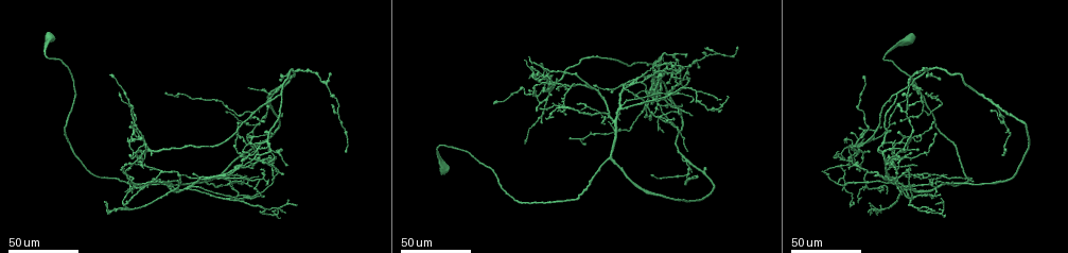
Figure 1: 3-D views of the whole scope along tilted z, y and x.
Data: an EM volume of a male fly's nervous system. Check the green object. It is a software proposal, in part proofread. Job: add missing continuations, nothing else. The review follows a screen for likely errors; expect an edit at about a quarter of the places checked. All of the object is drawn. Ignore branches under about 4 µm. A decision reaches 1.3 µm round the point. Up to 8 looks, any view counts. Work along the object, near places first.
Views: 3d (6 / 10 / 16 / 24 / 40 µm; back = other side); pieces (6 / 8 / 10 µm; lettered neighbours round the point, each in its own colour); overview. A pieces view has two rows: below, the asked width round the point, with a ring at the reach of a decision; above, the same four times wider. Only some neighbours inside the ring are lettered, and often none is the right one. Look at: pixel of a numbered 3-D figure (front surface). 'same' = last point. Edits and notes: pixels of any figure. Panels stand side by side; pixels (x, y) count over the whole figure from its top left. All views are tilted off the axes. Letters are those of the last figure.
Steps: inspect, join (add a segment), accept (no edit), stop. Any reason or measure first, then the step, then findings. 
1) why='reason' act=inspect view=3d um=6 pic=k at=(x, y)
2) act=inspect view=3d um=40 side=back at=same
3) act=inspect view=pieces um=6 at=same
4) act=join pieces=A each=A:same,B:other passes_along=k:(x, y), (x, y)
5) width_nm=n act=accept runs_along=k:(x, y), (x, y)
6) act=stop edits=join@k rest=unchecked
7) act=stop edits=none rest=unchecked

act=inspect view=3d um=40 pic=1 at=(262, 146)

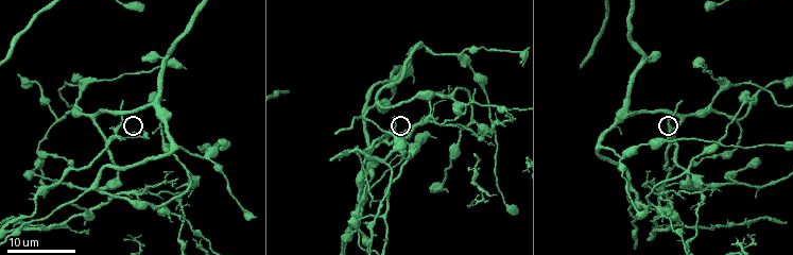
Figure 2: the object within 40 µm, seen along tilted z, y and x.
act=inspect view=pieces um=10 pic=2 at=(675, 131)

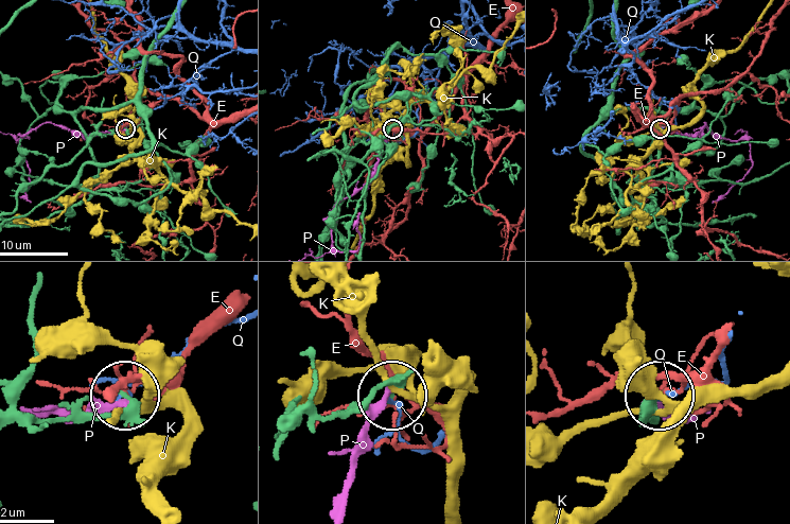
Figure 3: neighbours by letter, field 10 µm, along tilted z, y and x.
act=accept each=E:other,K:other,P:other,Q:other found='no lettered segment goes on from it'

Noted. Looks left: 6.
why='tapers out' act=inspect view=3d um=24 pic=1 at=(931, 184)

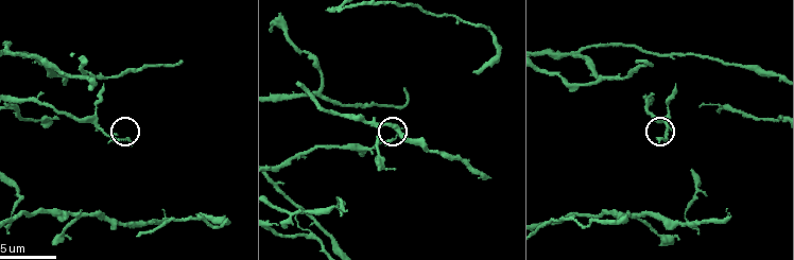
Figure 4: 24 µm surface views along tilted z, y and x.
act=inspect view=pieces um=8 pic=4 at=(402, 128)

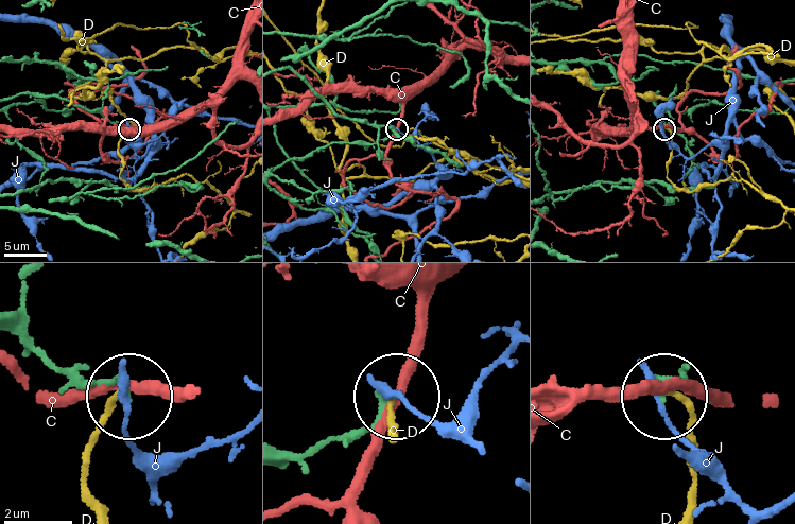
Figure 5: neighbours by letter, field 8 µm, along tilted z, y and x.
act=accept each=C:other,D:other,J:other found='no lettered segment goes on from it'

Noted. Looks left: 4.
why='free end' act=inspect view=3d um=40 pic=1 at=(133, 190)

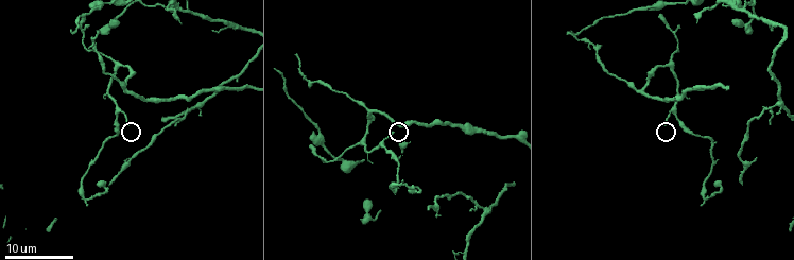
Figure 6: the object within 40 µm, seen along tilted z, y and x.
act=inspect view=pieces um=8 pic=6 at=(126, 123)

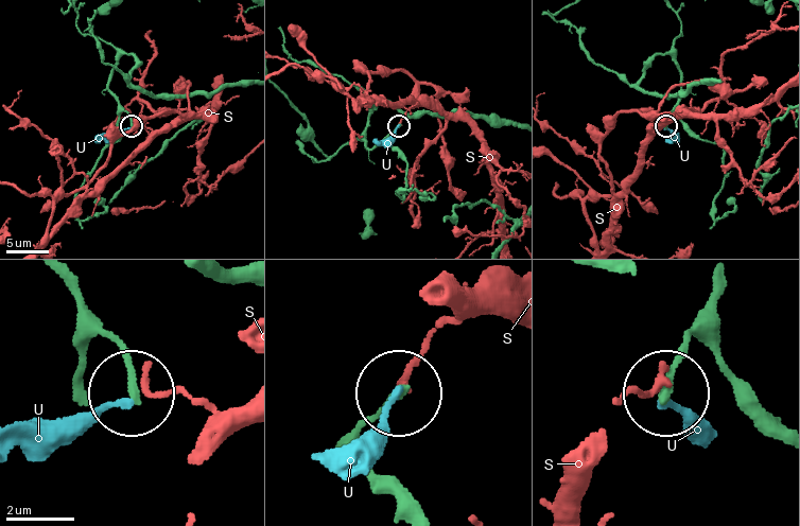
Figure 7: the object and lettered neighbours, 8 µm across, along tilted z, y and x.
act=accept each=S:other,U:other runs_along=7:(67, 283), (84, 317), (122, 351), (132, 390) found='no lettered segment goes on from it'

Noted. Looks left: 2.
why='thin end' act=inspect view=3d um=16 pic=6 at=(72, 29)

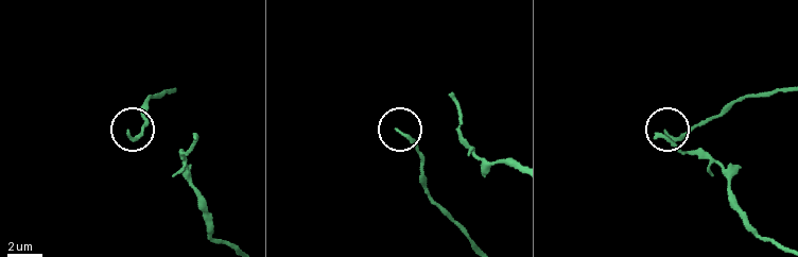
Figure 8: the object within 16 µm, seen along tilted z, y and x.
why='see the neighbours' act=inspect view=pieces um=8 pic=8 at=(395, 130)

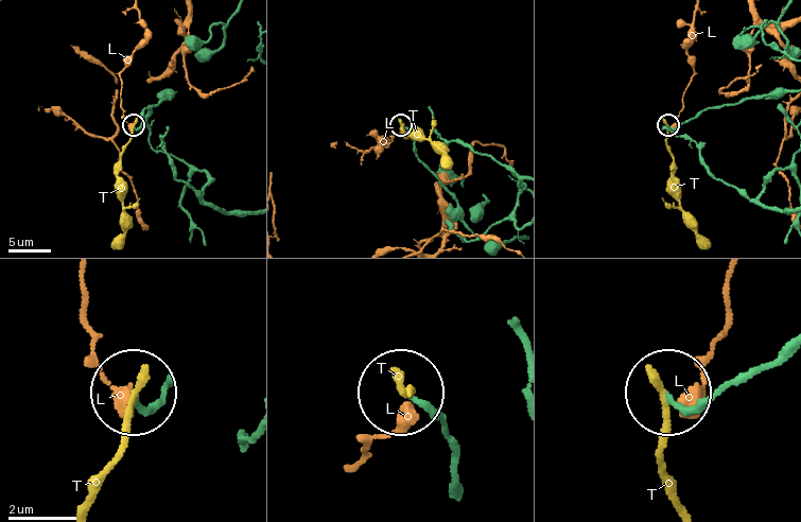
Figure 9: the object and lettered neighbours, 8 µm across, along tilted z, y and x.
act=accept each=L:other,T:other runs_along=9:(784, 89), (708, 108), (677, 126), (667, 124) found='no lettered segment goes on from it'

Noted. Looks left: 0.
act=stop edits=none rest=unchecked

